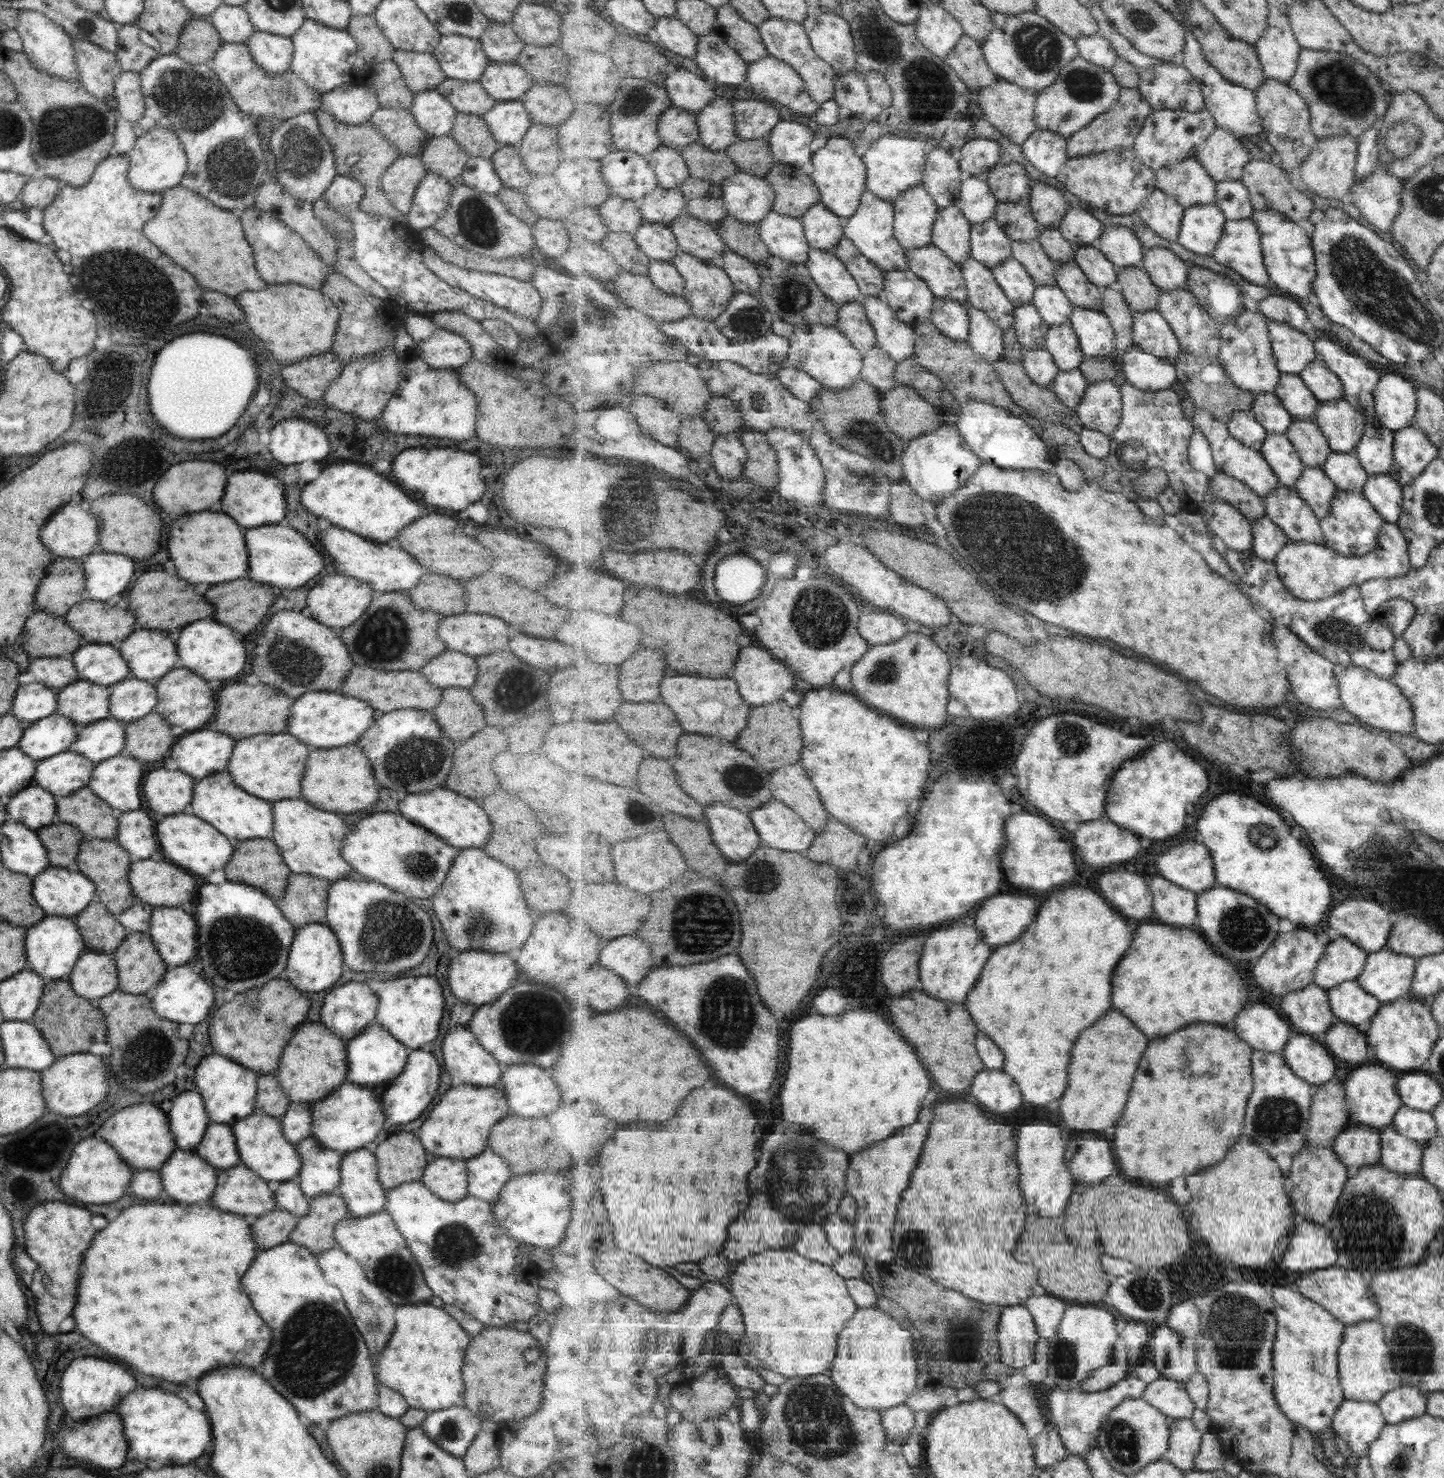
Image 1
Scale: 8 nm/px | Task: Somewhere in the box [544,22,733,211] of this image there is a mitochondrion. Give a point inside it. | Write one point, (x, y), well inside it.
(641, 101)

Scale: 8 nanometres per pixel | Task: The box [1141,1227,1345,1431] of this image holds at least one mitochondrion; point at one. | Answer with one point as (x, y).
(1238, 1339)

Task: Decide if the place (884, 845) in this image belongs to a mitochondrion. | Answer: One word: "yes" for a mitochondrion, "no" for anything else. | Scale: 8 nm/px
no

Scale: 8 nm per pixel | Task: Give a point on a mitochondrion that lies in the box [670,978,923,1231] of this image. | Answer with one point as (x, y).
(813, 1167)

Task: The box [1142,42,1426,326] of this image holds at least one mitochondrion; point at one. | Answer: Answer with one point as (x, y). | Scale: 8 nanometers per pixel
(1337, 83)

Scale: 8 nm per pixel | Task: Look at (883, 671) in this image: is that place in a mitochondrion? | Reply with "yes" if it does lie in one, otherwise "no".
yes

